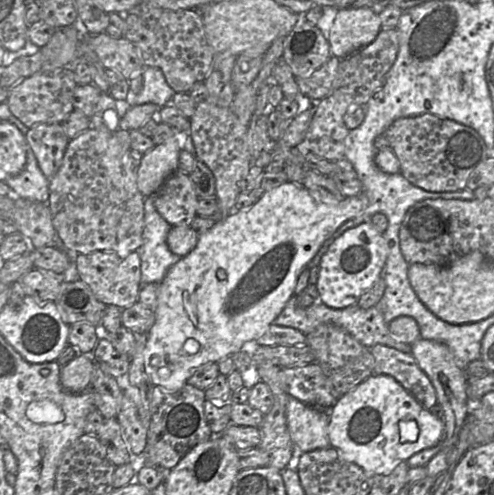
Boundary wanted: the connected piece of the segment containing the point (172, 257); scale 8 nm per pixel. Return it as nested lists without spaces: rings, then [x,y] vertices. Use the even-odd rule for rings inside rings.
[[[153,196],[146,197],[142,244],[137,250],[140,256],[141,287],[149,283],[160,283],[168,270],[181,259],[167,245],[171,227],[157,212]]]

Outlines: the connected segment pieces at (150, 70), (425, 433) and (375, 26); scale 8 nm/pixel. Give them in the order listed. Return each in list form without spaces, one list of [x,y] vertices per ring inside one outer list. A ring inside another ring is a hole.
[[[145,67],[142,72],[143,87],[138,94],[129,91],[126,98],[128,107],[146,103],[156,104],[159,108],[171,104],[174,91],[167,84],[162,71],[157,67]]]
[[[384,374],[366,378],[329,411],[330,447],[373,477],[388,475],[400,462],[435,446],[443,432],[443,420],[433,416],[395,378]]]
[[[340,8],[328,33],[330,52],[333,57],[343,59],[372,43],[382,29],[376,10],[362,8]]]

